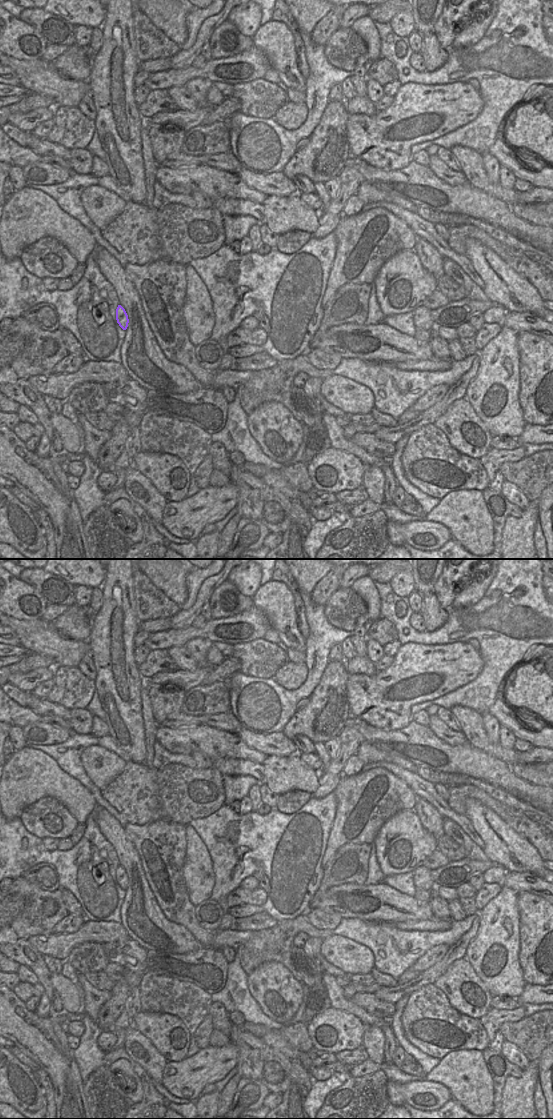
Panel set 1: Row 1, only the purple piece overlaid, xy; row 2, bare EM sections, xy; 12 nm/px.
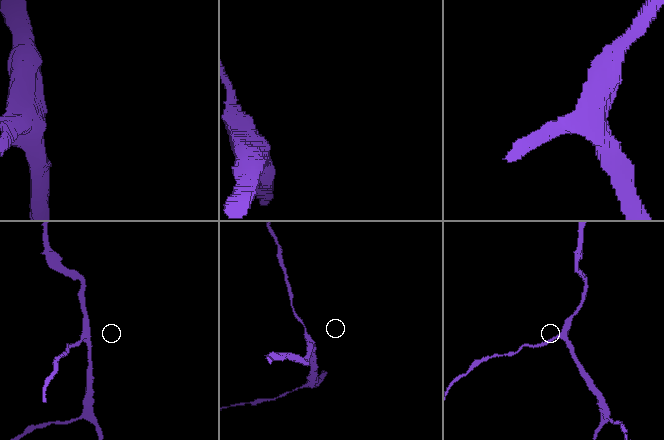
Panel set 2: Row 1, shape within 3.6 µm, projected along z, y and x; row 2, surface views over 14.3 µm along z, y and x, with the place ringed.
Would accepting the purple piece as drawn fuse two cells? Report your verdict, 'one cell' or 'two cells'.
one cell

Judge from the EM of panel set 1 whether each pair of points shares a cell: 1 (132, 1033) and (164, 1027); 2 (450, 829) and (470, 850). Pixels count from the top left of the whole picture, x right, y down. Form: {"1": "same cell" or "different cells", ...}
{"1": "different cells", "2": "same cell"}

